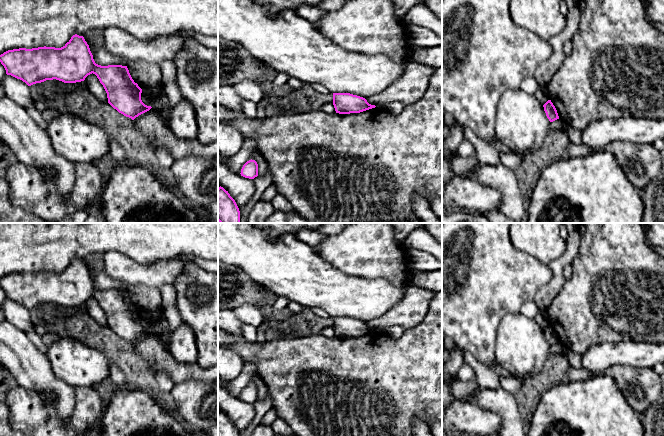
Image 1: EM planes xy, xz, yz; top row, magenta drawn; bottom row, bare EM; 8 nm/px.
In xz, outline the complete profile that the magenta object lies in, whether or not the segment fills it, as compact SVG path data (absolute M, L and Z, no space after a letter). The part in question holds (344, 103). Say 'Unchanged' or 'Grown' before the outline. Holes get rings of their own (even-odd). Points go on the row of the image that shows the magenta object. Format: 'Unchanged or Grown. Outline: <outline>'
Unchanged. Outline: M333 93L333 105L339 114L360 113L376 107L365 98L350 93Z

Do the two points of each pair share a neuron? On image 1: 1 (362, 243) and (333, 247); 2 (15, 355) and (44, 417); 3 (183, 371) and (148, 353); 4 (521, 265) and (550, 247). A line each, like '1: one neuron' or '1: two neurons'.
1: one neuron
2: two neurons
3: one neuron
4: two neurons

